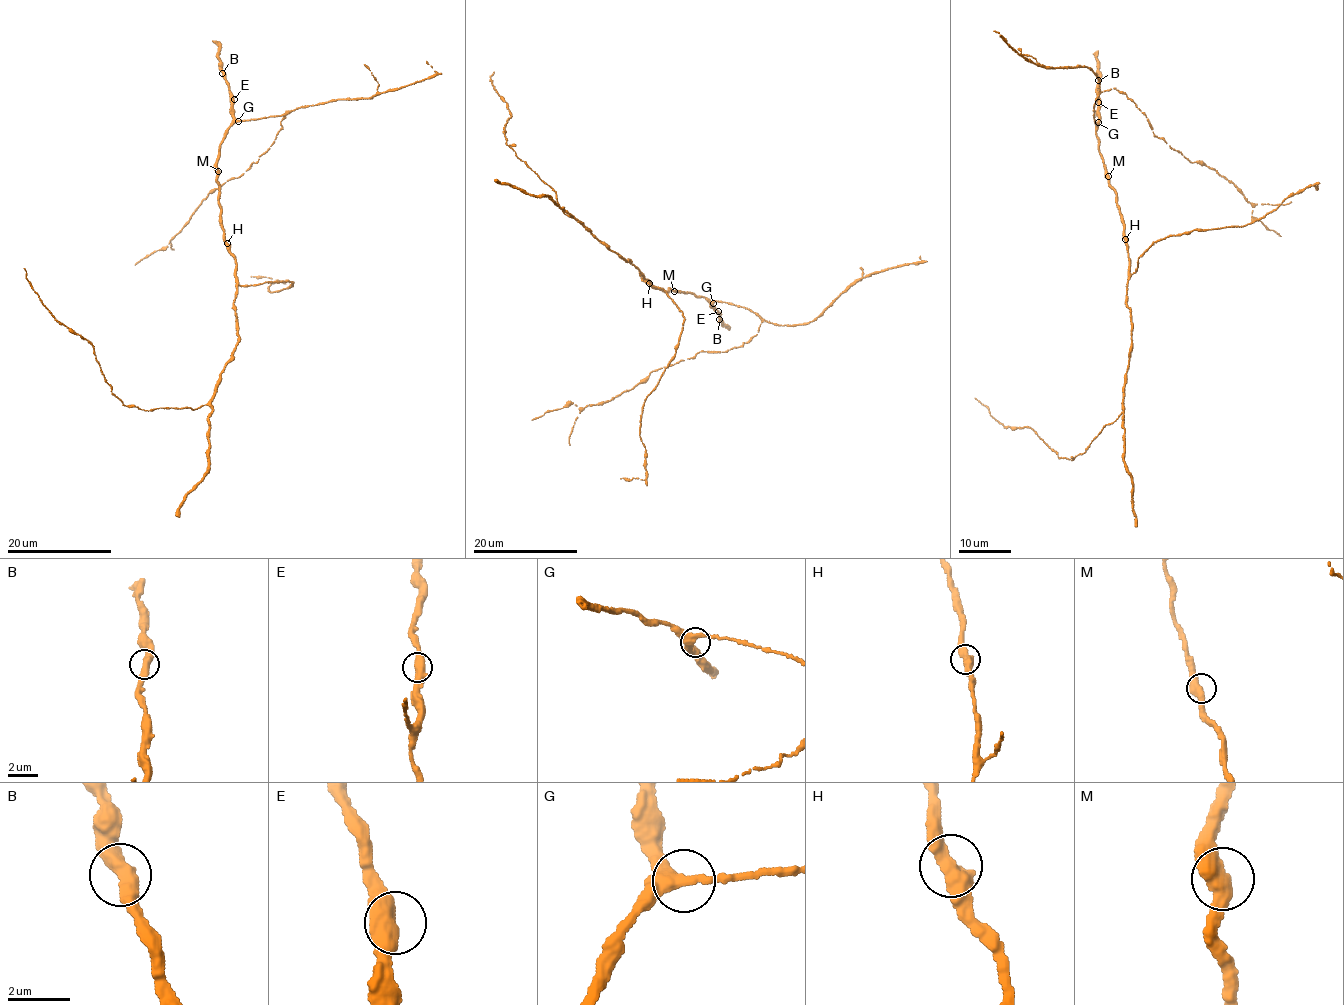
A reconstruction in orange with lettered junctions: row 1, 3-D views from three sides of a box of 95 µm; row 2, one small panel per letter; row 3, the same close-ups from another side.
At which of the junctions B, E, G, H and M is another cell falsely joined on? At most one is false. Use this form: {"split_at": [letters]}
{"split_at": []}

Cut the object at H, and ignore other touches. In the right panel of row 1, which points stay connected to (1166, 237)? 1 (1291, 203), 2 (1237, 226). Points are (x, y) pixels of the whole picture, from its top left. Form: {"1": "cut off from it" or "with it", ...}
{"1": "cut off from it", "2": "with it"}

